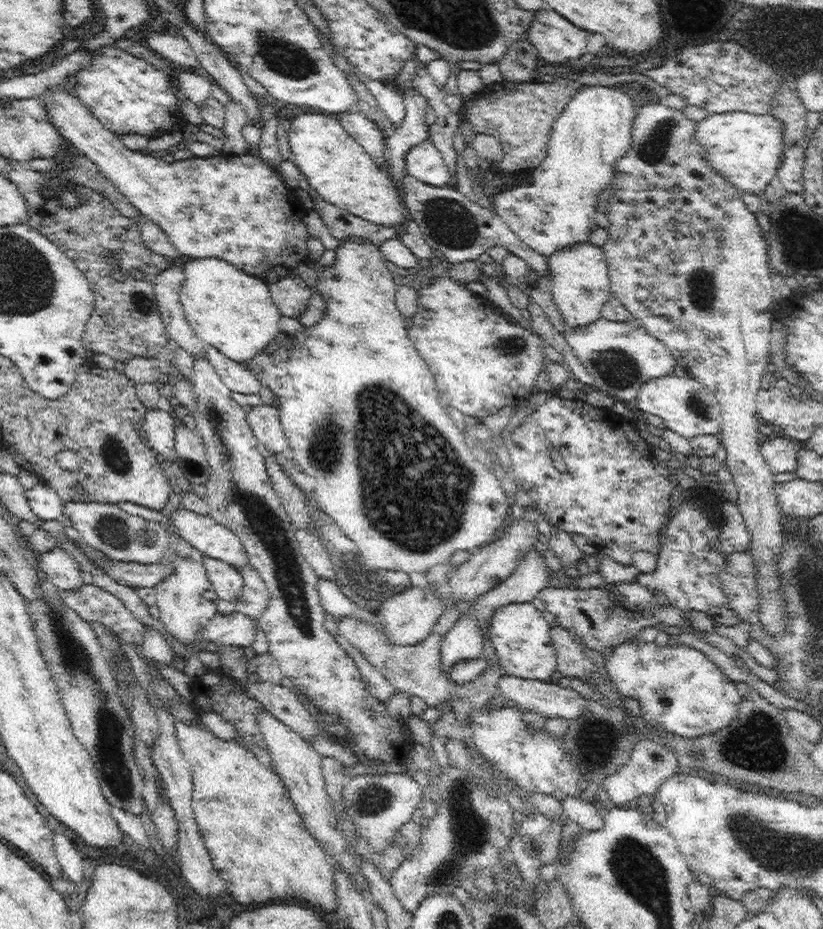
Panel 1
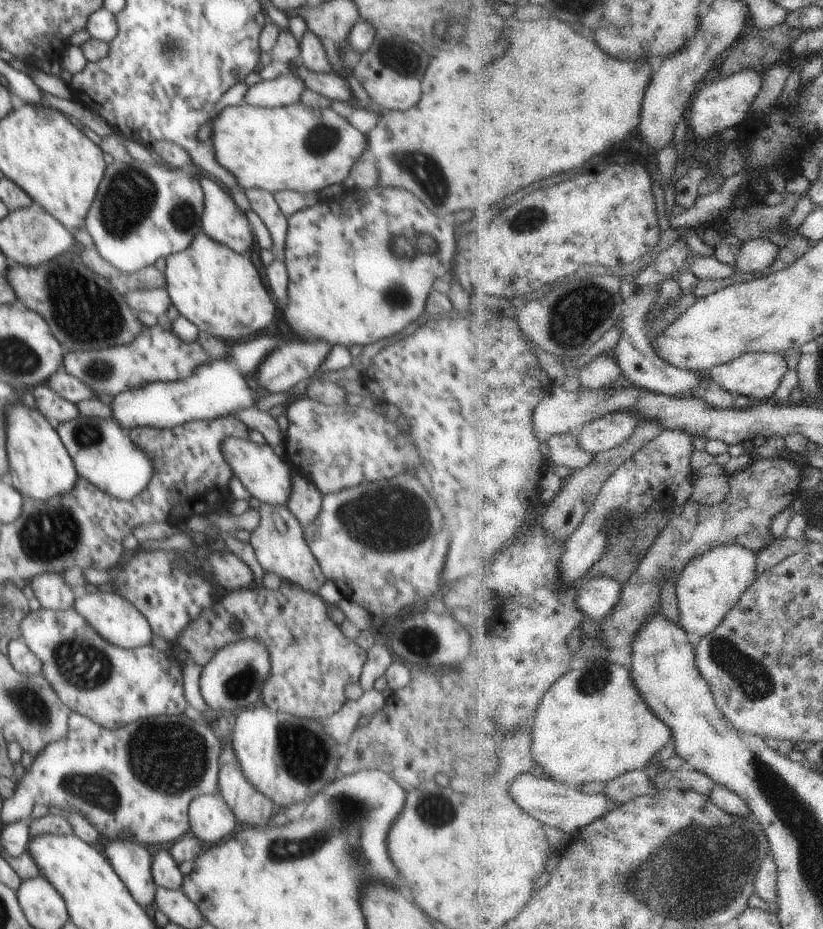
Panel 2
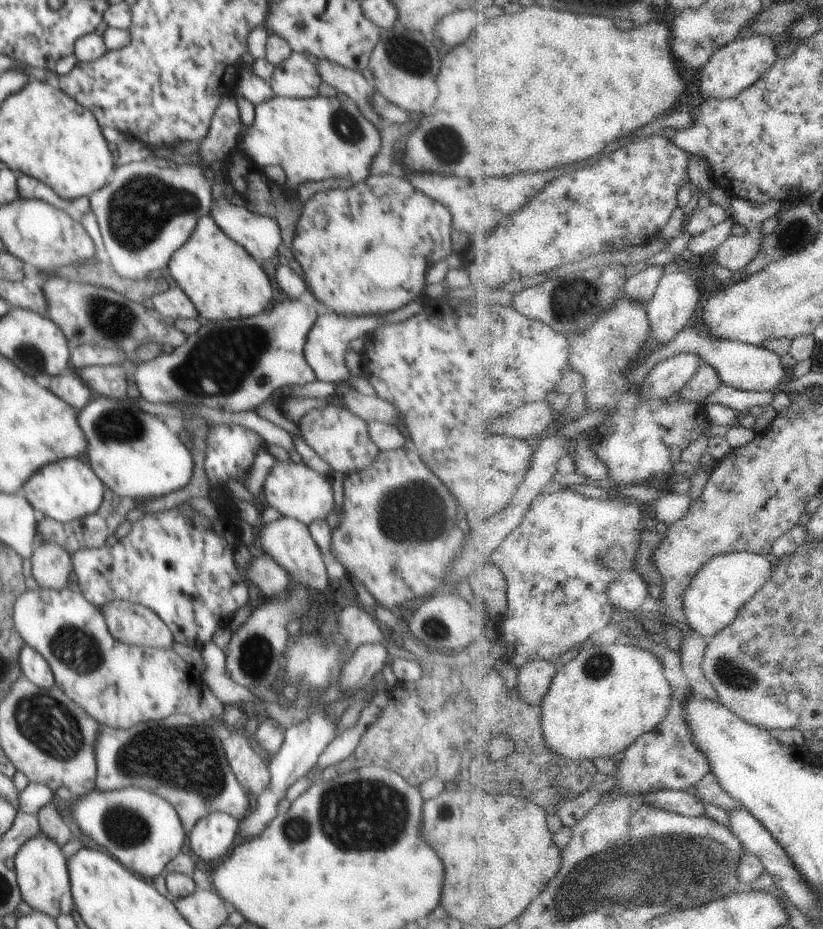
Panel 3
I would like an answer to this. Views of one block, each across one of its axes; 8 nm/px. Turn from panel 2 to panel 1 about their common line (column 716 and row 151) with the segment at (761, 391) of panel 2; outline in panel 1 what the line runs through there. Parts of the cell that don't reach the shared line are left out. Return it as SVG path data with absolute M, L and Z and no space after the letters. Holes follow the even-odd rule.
M344 114L340 118L340 124L346 132L349 132L350 137L353 137L360 145L365 147L366 152L381 166L385 159L382 153L383 135L374 126L372 121L368 121L362 114Z

